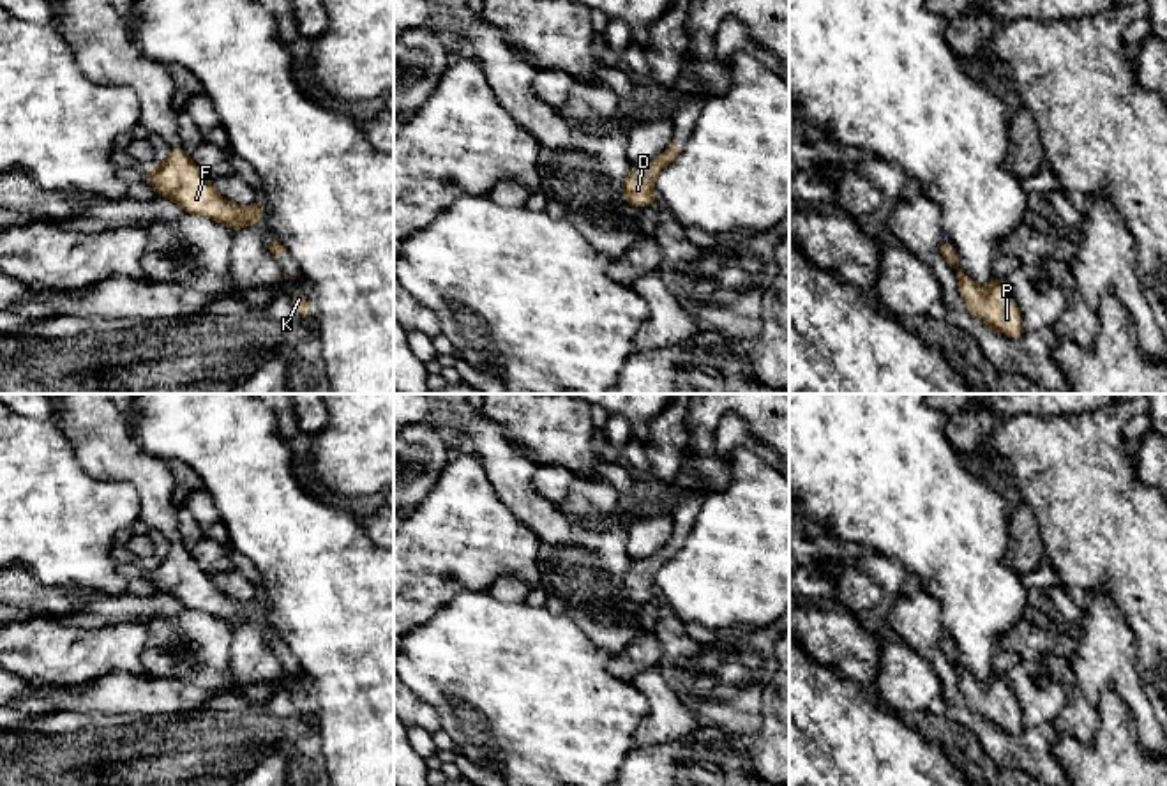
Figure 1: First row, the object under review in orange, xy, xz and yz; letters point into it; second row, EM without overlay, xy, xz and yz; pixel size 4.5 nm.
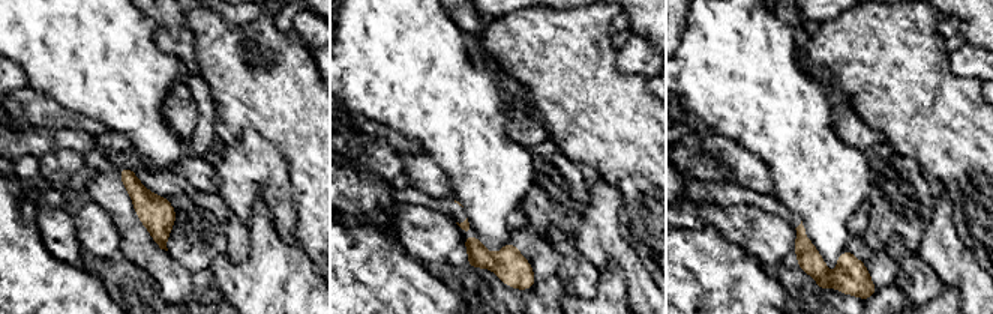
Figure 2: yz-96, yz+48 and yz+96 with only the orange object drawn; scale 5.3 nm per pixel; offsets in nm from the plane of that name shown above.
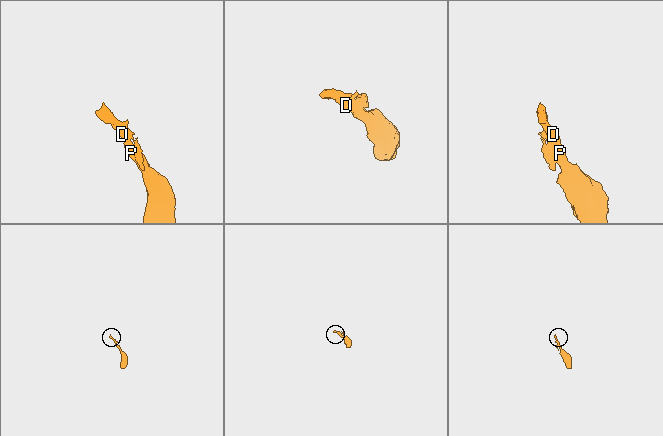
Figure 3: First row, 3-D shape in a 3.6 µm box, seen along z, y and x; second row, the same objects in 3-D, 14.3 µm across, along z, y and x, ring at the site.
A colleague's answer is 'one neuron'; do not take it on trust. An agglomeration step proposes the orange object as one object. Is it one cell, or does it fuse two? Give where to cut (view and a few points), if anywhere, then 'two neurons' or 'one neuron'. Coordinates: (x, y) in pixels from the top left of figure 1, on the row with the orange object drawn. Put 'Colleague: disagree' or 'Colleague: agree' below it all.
no cut | one neuron
Colleague: agree

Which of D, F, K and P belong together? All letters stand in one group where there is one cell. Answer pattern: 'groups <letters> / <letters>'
groups D F K P

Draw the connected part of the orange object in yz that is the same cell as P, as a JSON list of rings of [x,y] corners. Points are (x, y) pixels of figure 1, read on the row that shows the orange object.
[[[948,238],[937,247],[939,254],[957,270],[959,293],[969,314],[978,316],[994,330],[1019,339],[1026,334],[1019,307],[1008,291],[1006,277],[994,274],[992,283],[983,290],[959,268],[959,258]]]

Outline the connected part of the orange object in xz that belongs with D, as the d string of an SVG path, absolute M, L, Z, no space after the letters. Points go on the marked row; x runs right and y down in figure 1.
M676 140L650 162L632 164L623 184L623 200L637 208L646 208L655 203L657 193L653 189L655 175L671 161L678 157L681 150L676 148Z

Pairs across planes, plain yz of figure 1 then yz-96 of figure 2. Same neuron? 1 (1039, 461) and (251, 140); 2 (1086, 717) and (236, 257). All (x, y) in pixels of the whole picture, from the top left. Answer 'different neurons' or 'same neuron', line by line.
1: different neurons
2: same neuron

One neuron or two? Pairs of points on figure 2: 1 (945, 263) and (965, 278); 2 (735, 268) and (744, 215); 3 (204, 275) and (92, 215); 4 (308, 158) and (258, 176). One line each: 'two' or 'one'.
1: one
2: two
3: two
4: two

